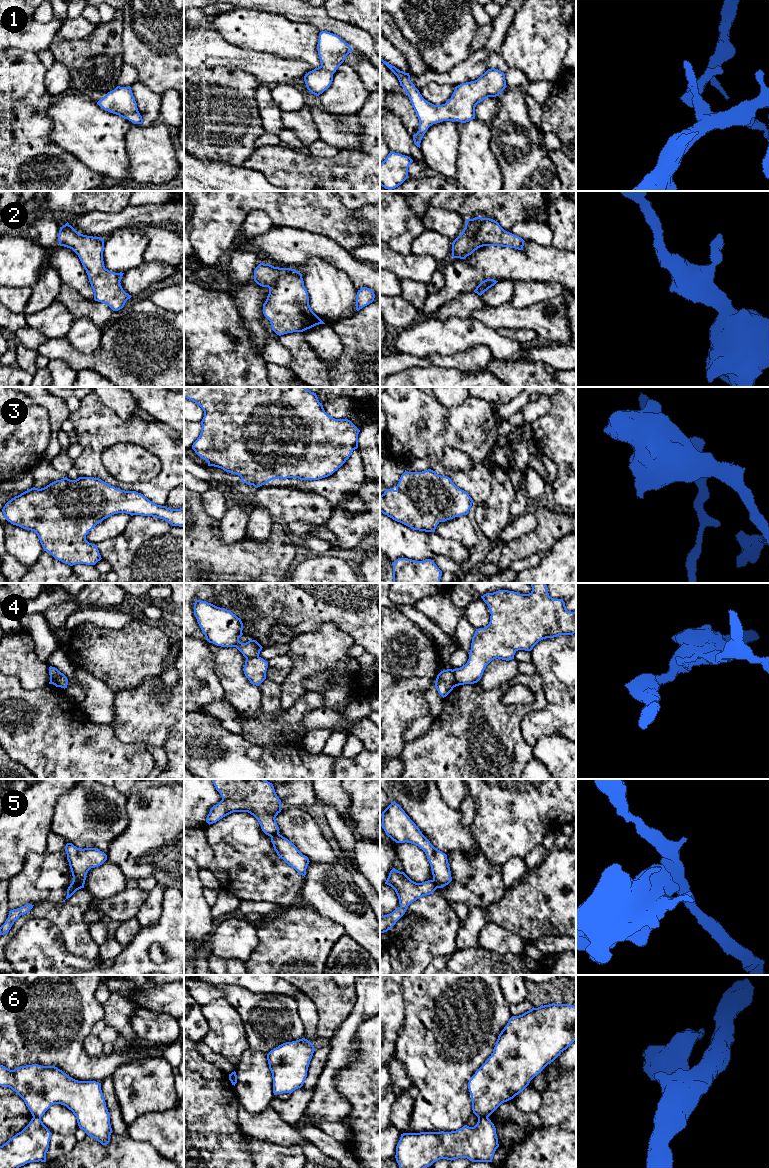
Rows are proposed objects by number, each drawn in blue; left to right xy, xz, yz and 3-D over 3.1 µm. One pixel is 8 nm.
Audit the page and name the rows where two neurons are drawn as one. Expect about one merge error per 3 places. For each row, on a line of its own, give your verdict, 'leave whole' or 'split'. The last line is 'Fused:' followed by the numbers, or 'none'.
1: leave whole
2: leave whole
3: leave whole
4: split
5: split
6: split
Fused: 4, 5, 6

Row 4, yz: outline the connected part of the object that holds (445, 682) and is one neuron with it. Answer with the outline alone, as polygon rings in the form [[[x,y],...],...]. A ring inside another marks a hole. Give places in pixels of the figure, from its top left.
[[[452,669],[441,671],[436,678],[435,687],[438,693],[444,698],[446,697],[454,687],[456,687],[456,681],[454,672]]]

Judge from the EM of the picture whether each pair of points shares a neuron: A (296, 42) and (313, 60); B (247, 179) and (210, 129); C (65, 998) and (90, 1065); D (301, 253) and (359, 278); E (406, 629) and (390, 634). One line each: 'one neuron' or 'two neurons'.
A: one neuron
B: two neurons
C: one neuron
D: one neuron
E: one neuron

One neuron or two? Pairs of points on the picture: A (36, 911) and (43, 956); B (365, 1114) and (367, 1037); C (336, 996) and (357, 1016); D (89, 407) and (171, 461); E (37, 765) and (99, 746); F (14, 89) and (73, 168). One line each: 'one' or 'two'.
A: two
B: one
C: two
D: one
E: one
F: one

